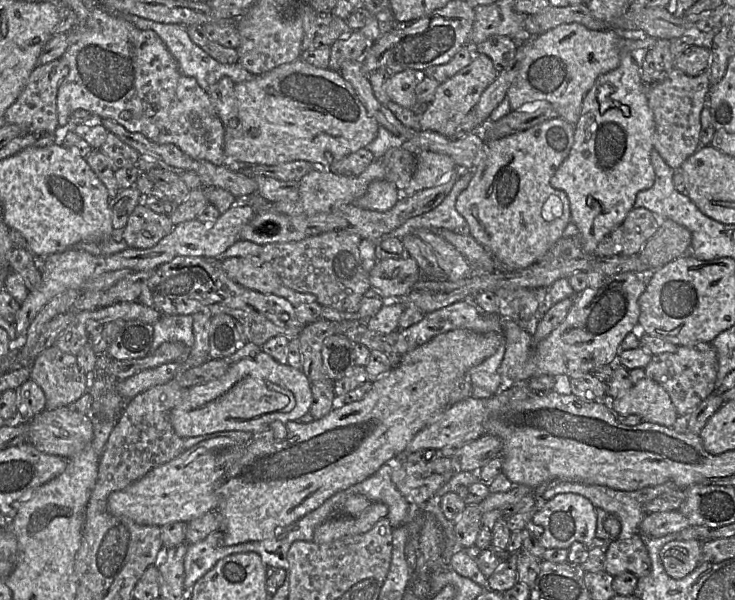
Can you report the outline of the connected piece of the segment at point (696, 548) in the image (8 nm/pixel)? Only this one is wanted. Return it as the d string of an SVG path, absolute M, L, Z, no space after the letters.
M694 539L666 543L659 554L665 572L678 580L694 571L701 562L702 543Z

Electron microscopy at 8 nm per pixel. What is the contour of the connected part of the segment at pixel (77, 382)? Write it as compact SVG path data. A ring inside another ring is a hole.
M56 345L34 360L30 379L43 390L47 410L69 406L89 392L90 374L80 369L75 355L61 351Z

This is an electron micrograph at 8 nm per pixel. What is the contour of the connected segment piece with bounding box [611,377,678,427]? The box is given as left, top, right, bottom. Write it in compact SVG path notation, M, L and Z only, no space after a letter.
M644 378L636 383L623 397L613 401L611 410L617 415L636 414L642 421L672 427L678 417L668 393L655 381Z

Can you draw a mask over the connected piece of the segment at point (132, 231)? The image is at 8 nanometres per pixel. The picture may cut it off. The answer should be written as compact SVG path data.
M138 204L128 218L123 229L123 241L128 247L147 249L155 246L171 233L174 224L170 217Z

